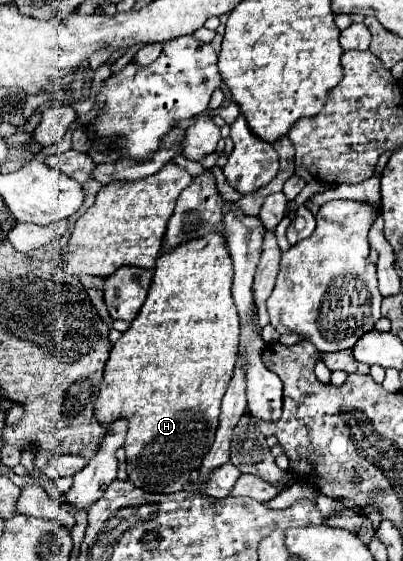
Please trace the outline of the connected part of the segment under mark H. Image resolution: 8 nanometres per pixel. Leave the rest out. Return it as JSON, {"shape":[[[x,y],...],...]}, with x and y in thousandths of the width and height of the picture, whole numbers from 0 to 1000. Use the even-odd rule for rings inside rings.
{"shape":[[[529,415],[529,419],[509,419],[479,430],[459,430],[429,444],[404,447],[390,458],[390,472],[385,472],[385,487],[380,487],[380,501],[375,501],[375,515],[365,522],[365,533],[350,547],[350,554],[340,558],[340,565],[325,572],[325,583],[300,597],[300,604],[275,619],[270,640],[261,647],[261,665],[256,665],[256,683],[251,683],[251,701],[241,708],[236,718],[236,743],[246,754],[256,754],[256,761],[270,758],[275,747],[290,743],[310,743],[320,750],[320,772],[310,783],[310,807],[315,807],[315,843],[320,843],[320,857],[330,865],[340,865],[355,875],[370,879],[434,879],[449,875],[454,865],[469,857],[474,840],[499,832],[499,818],[509,815],[509,807],[524,800],[529,793],[529,779],[533,779],[533,765],[543,758],[543,725],[548,725],[548,708],[558,704],[558,693],[578,672],[578,658],[588,647],[588,611],[593,611],[593,565],[588,565],[588,551],[578,544],[573,533],[573,497],[578,497],[578,469],[568,458],[568,444],[558,433],[558,422],[548,415]]]}

